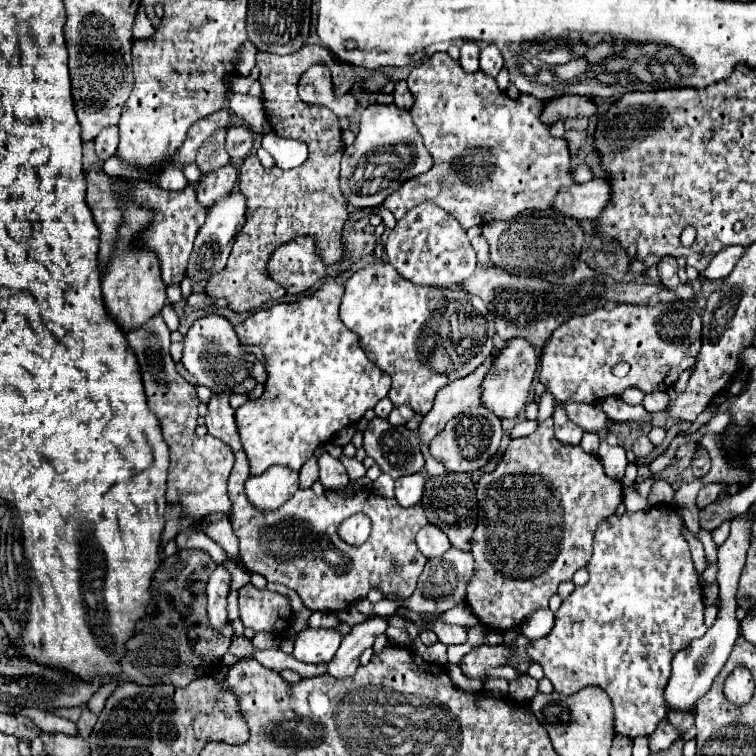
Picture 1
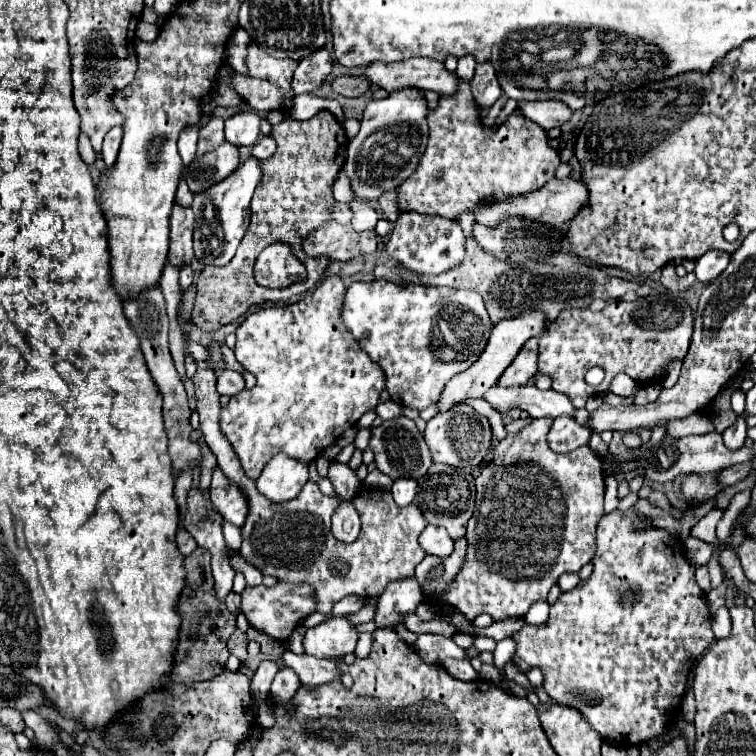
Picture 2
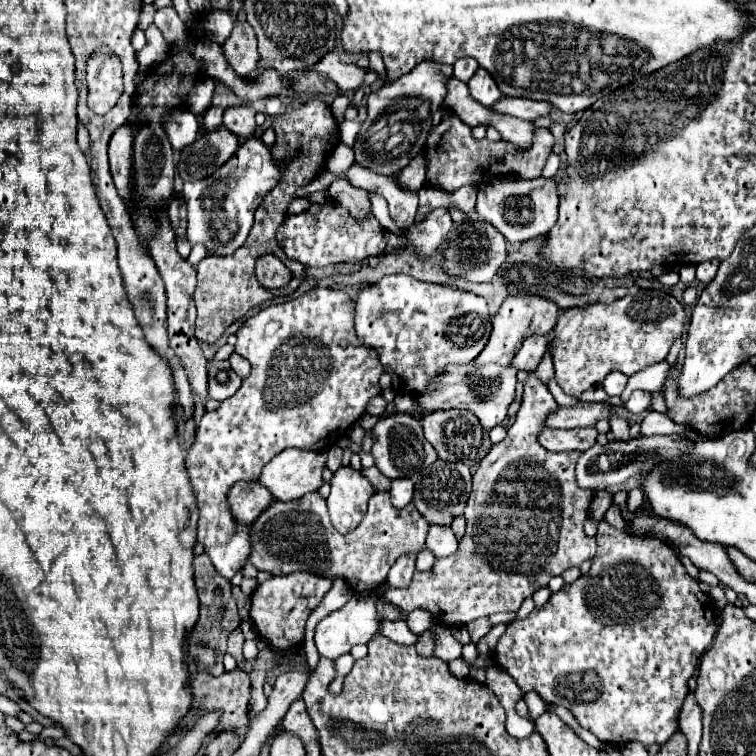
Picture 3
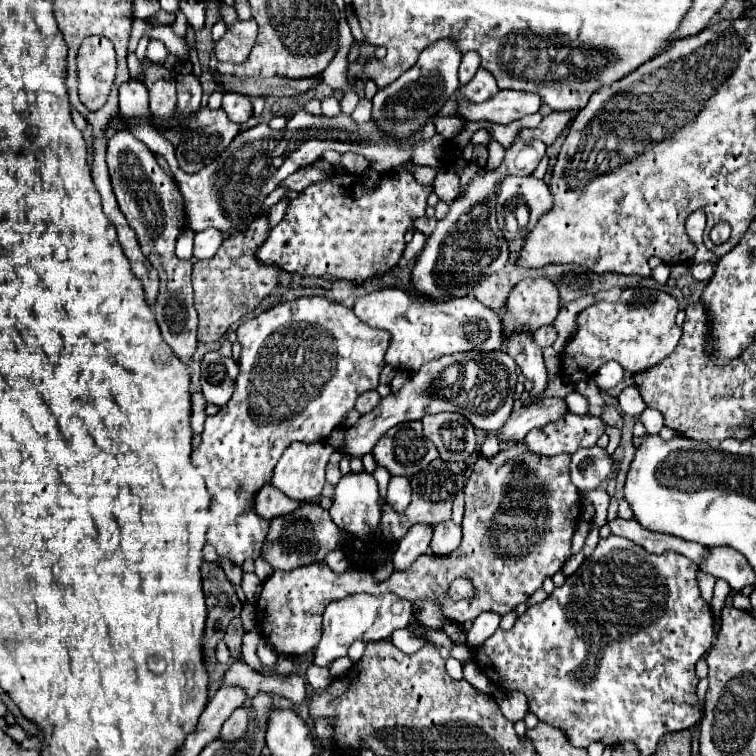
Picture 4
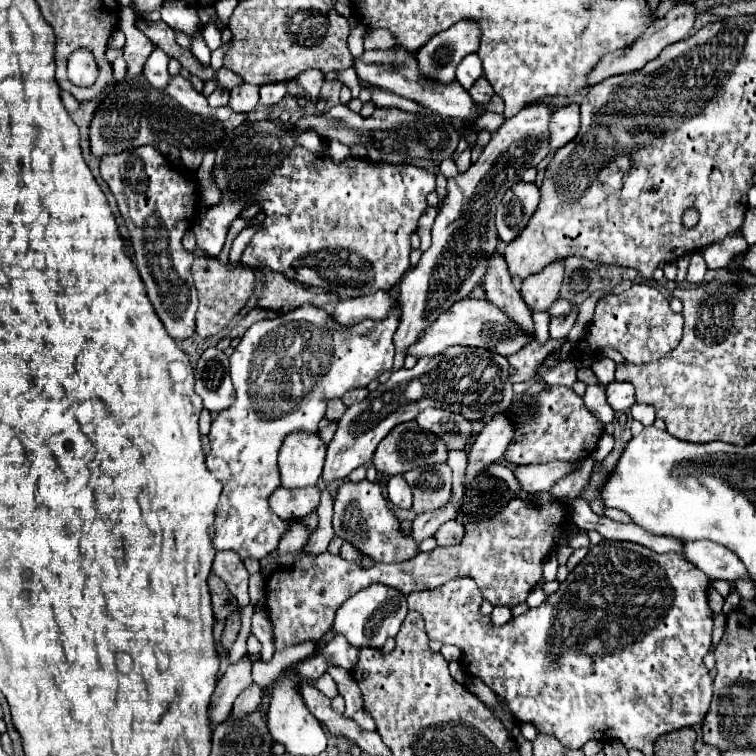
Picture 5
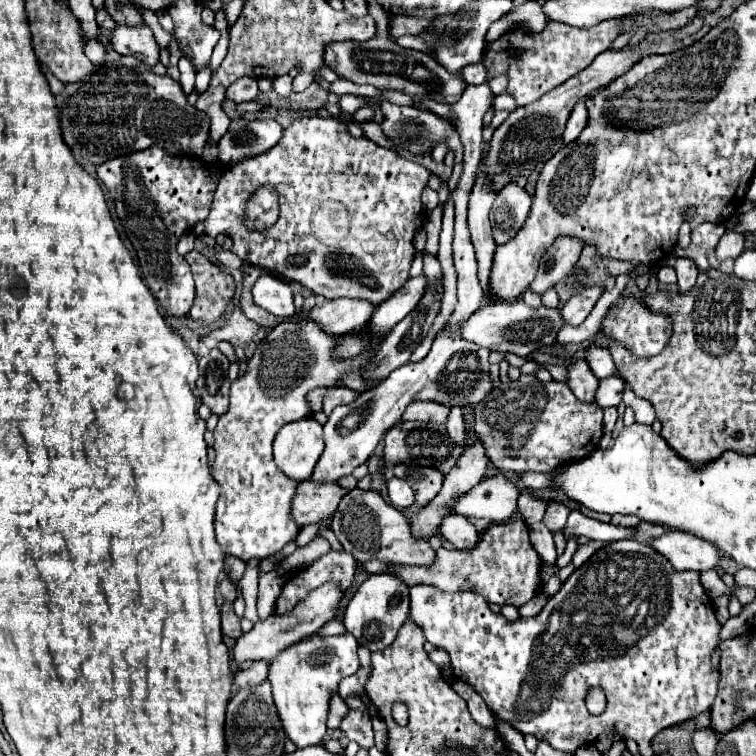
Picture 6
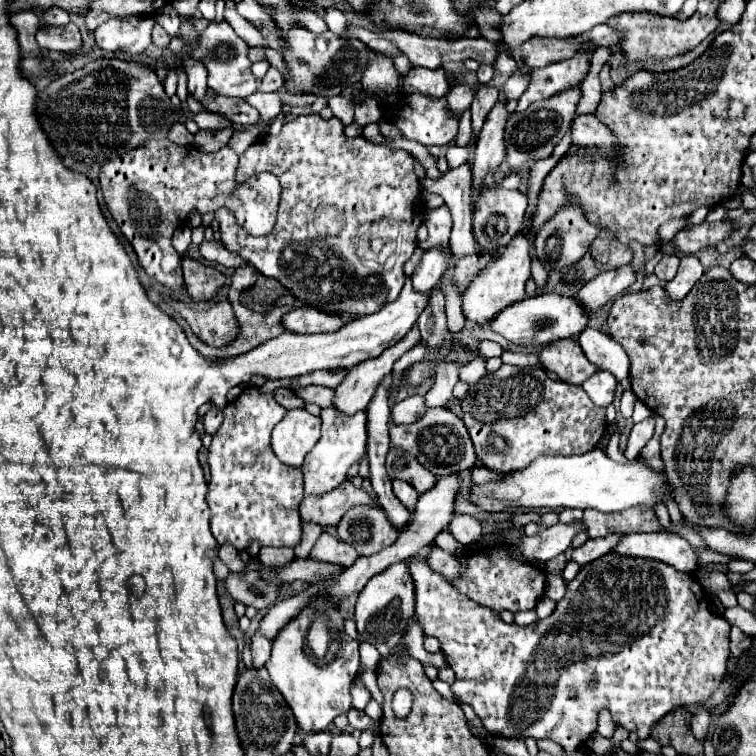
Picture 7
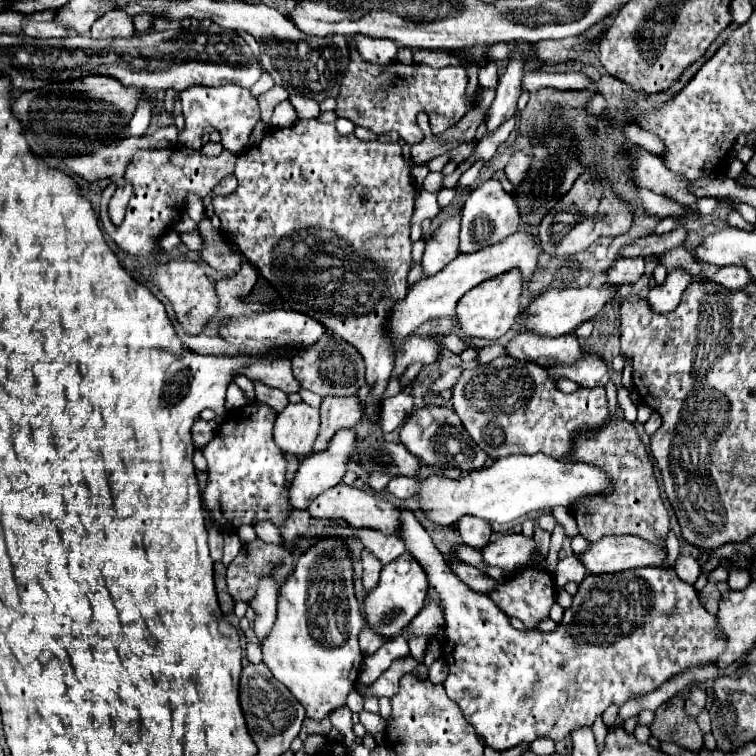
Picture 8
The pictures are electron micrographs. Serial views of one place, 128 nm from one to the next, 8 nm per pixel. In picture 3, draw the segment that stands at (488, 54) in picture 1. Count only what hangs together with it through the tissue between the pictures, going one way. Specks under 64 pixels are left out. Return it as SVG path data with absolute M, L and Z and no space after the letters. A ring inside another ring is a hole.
M484 68L476 70L476 74L468 82L468 90L470 90L470 96L482 106L492 106L502 98L502 92L498 90L492 76Z

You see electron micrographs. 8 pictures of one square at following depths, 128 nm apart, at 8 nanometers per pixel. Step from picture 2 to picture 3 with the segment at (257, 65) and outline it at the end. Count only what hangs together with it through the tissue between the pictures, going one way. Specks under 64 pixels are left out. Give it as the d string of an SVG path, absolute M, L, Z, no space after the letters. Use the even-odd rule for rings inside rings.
M236 20L234 32L230 32L228 40L222 44L226 60L230 60L230 66L238 76L244 76L256 68L258 62L258 48L256 48L256 36L250 24Z

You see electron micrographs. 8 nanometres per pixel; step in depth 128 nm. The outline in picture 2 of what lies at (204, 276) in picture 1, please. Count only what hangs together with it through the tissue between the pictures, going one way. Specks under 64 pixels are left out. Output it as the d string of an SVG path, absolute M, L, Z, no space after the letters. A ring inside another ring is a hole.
M250 156L246 162L242 162L226 180L206 188L204 192L196 192L192 200L194 208L194 254L196 258L202 258L204 264L224 266L232 260L236 254L236 248L248 230L250 224L250 200L256 190L256 186L262 180L262 168L260 160Z

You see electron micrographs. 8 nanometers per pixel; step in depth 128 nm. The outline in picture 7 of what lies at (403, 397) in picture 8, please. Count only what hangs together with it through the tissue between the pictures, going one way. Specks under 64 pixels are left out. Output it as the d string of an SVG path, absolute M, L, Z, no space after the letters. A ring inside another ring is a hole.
M414 394L414 396L408 396L392 406L392 422L394 424L410 424L424 412L426 412L424 396Z

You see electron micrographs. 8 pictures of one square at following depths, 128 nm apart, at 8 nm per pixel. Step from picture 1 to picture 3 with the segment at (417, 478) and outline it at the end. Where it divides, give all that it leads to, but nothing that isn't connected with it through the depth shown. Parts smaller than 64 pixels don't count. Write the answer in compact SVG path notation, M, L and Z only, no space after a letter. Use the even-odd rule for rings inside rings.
M398 478L390 486L390 500L394 502L396 508L404 508L412 502L412 492L414 492L412 480L410 478Z

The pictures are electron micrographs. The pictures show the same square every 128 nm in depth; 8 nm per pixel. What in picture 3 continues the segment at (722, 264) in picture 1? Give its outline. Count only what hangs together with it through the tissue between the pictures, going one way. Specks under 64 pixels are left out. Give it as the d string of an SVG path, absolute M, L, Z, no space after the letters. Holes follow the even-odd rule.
M708 260L708 262L702 262L702 264L696 264L696 278L700 282L708 284L716 276L718 264L720 264L720 260Z

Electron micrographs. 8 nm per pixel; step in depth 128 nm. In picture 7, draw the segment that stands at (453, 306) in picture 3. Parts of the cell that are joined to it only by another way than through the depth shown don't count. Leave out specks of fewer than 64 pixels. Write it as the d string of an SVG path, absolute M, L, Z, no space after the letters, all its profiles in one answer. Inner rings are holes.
M544 292L508 306L488 324L488 328L504 336L508 342L514 342L520 346L548 346L550 342L580 334L588 326L588 320L590 320L590 314L586 312L586 308L580 304L576 296ZM294 308L288 314L282 316L280 324L294 334L324 334L324 332L336 332L342 328L342 324L350 322L350 316L334 316L318 312L316 308Z

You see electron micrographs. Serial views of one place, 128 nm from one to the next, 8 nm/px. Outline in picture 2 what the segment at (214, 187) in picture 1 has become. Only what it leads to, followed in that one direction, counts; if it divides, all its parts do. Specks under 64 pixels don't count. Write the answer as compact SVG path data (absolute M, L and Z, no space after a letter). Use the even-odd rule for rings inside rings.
M224 140L216 150L206 152L202 158L194 158L194 164L184 166L182 176L192 192L202 192L232 174L238 164L238 148Z

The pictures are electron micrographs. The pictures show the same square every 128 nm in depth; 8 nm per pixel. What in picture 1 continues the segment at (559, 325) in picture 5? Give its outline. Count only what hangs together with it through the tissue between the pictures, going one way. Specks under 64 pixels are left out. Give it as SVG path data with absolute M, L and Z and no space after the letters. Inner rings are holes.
M522 338L508 340L508 346L498 354L498 358L494 360L494 364L482 384L484 386L482 404L488 406L500 420L516 418L526 406L526 398L528 398L528 390L530 390L530 384L536 374L536 366L538 366L538 356L528 340L522 340Z

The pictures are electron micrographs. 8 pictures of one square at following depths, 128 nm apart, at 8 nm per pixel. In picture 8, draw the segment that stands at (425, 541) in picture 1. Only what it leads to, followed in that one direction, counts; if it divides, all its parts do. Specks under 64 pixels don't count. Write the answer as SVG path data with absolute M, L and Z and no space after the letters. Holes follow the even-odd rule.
M466 516L458 522L458 532L462 536L462 540L472 546L482 550L484 546L490 544L490 534L492 534L492 526L488 520L482 518L474 518L474 516Z

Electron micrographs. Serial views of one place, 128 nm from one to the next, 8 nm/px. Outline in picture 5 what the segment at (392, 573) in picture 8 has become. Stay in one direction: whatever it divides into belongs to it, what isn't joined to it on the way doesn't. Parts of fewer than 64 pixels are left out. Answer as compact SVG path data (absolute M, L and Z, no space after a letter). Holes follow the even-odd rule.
M370 584L368 588L362 588L354 596L350 596L336 612L334 620L334 632L344 634L350 644L356 648L382 648L386 638L392 638L398 634L398 628L402 620L406 618L408 604L406 596L398 592L396 588L390 588L386 584Z

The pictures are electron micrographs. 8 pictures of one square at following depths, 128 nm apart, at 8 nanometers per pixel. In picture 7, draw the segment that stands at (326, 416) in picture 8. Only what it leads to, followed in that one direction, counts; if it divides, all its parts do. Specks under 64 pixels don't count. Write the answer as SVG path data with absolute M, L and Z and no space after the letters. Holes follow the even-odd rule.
M414 326L406 338L402 338L398 344L384 350L378 358L364 360L350 368L348 376L340 386L334 388L334 408L338 408L342 414L354 416L356 412L364 410L376 390L376 386L392 372L392 364L410 348L414 348L420 340L418 326Z

